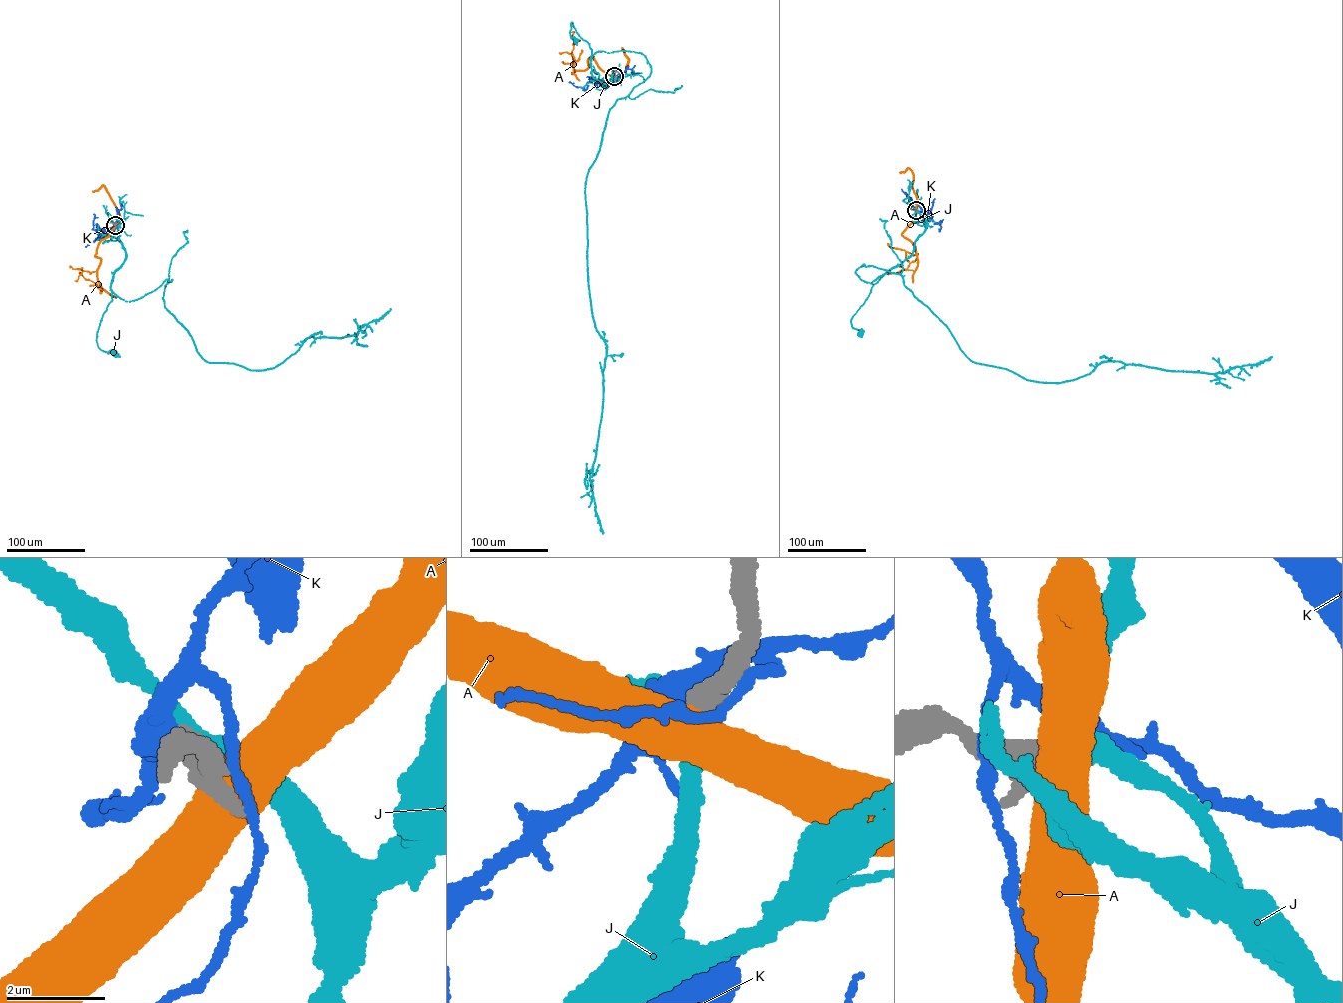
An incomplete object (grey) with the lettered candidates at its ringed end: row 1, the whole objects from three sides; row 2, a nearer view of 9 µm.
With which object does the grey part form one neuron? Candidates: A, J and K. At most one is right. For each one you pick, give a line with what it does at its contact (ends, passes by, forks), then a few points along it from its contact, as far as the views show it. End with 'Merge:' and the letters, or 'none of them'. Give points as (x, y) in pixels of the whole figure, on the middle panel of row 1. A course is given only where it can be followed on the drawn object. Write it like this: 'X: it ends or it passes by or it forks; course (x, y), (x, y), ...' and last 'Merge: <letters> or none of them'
J: it passes by; course (614, 76), (603, 89), (606, 84), (593, 77), (592, 49), (577, 33), (572, 22), (570, 34), (576, 40)
Merge: J

